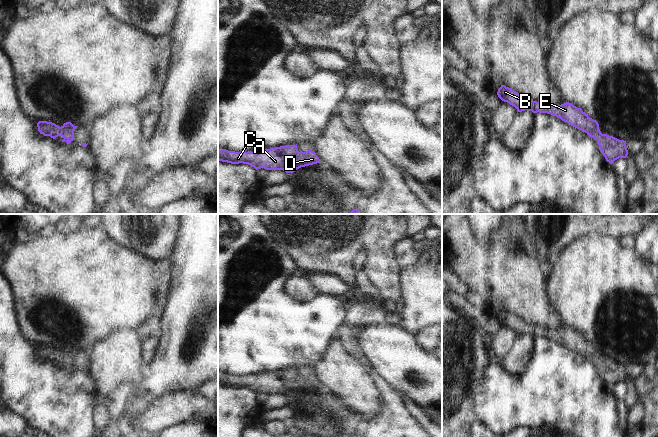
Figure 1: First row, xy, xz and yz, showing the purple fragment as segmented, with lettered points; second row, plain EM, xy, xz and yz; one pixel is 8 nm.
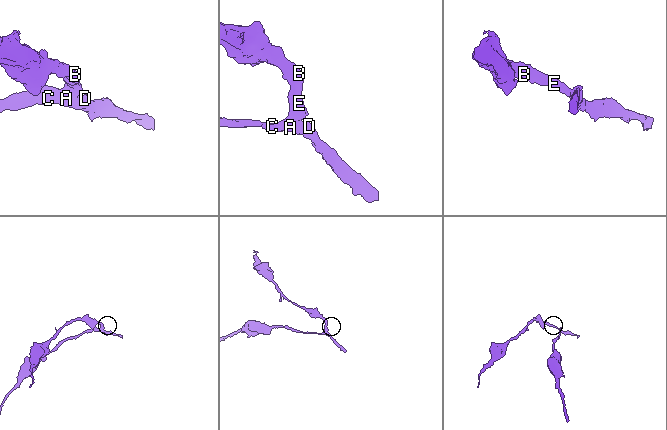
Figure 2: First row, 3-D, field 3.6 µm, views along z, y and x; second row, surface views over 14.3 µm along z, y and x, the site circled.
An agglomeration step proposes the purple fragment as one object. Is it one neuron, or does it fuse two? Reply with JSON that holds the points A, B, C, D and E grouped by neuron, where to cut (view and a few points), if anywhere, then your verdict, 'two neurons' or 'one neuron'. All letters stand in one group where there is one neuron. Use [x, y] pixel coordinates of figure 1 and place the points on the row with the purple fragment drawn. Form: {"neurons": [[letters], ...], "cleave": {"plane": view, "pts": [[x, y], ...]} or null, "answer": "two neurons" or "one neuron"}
{"neurons": [["A", "B", "C", "D", "E"]], "cleave": null, "answer": "one neuron"}

